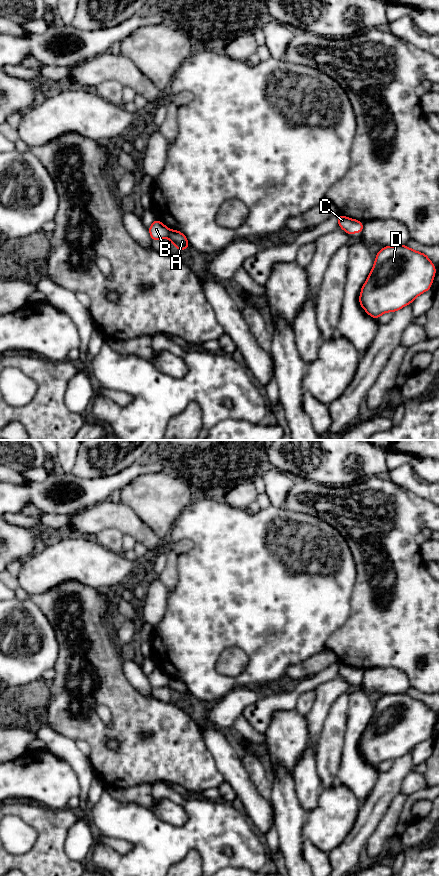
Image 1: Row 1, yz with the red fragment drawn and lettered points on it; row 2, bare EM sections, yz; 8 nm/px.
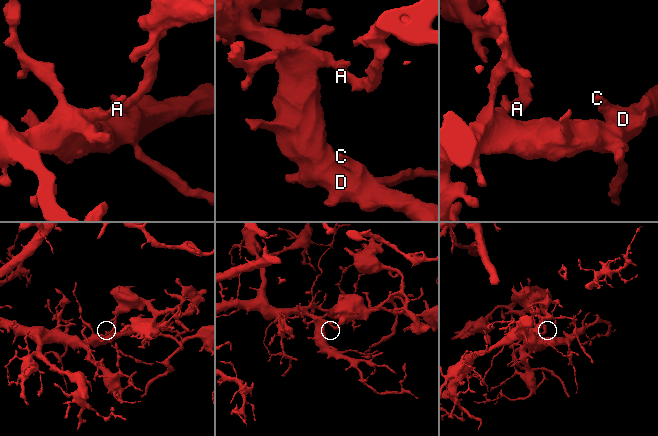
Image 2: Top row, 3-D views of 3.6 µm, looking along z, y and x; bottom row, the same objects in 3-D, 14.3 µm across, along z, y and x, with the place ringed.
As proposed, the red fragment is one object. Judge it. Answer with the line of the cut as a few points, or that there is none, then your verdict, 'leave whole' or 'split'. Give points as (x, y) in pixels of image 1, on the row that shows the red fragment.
cut in yz along (170, 230), (168, 237); split

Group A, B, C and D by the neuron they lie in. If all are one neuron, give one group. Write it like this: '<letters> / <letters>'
A / B C D

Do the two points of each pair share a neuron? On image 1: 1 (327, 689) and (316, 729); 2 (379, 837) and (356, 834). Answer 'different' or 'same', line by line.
1: same
2: different

